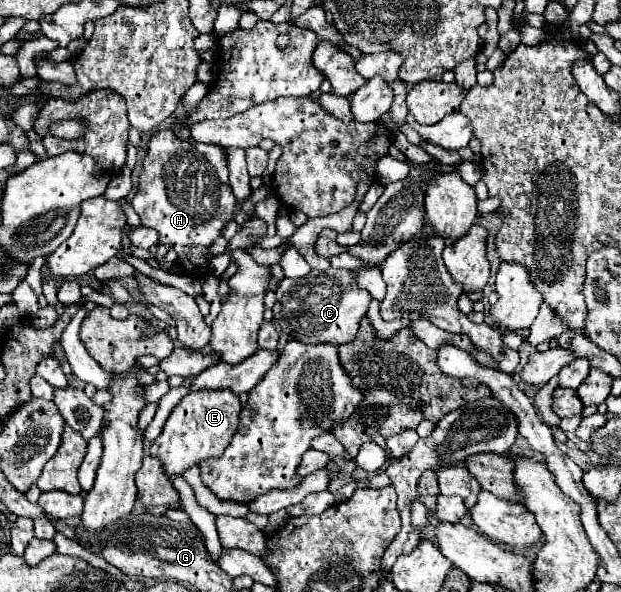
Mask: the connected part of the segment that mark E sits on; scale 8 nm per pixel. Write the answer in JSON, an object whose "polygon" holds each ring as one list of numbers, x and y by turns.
{"polygon":[[196,390,180,400,180,404,168,416,162,434,150,446,150,454,156,456,170,478,180,476,186,468,198,464,202,458,222,456,230,444,236,428,242,404,232,390]]}

